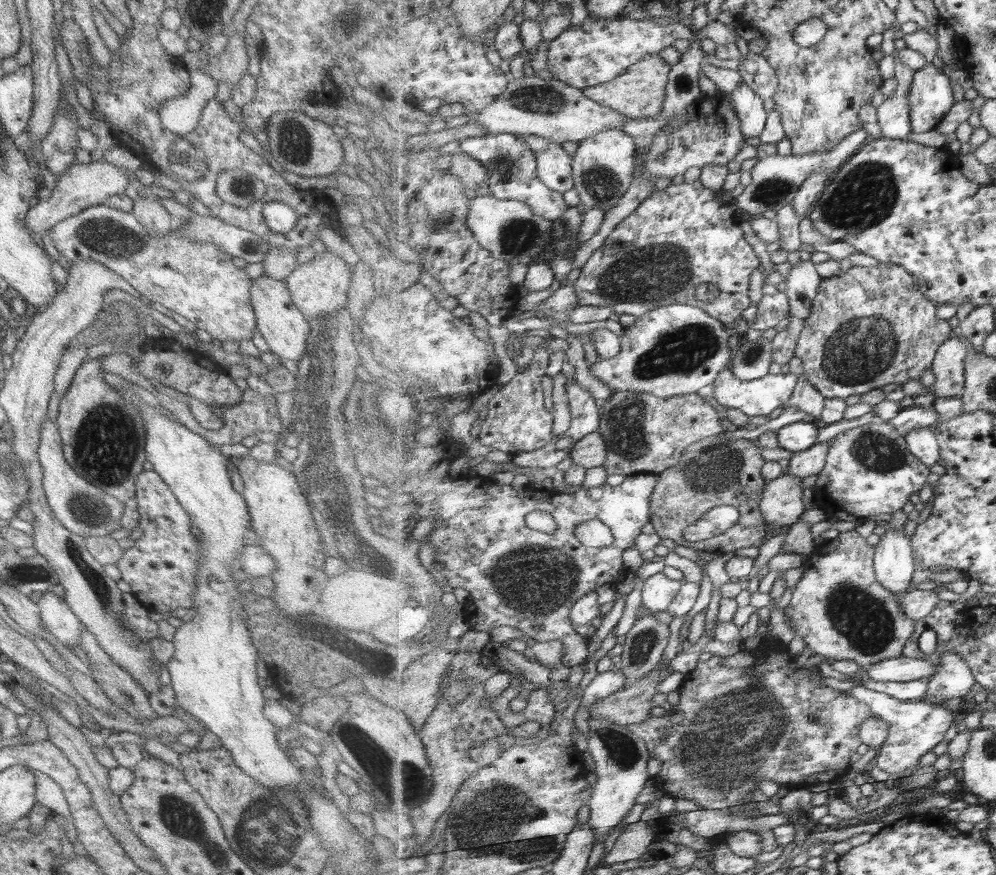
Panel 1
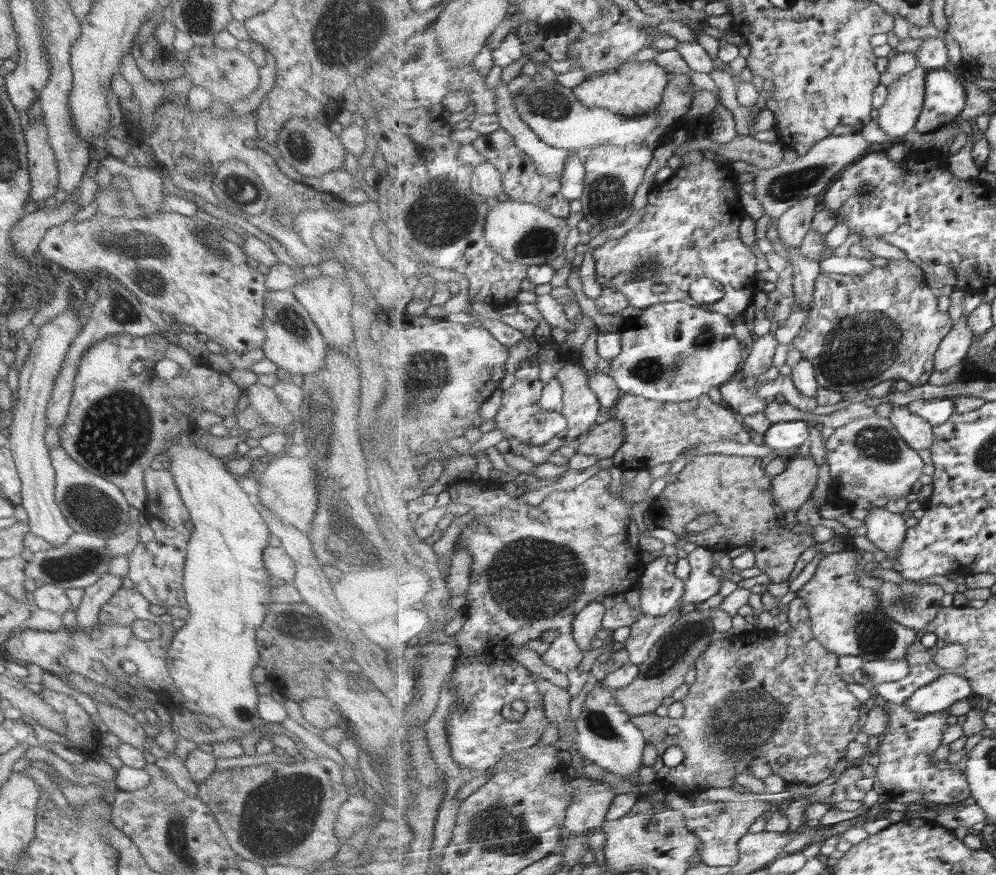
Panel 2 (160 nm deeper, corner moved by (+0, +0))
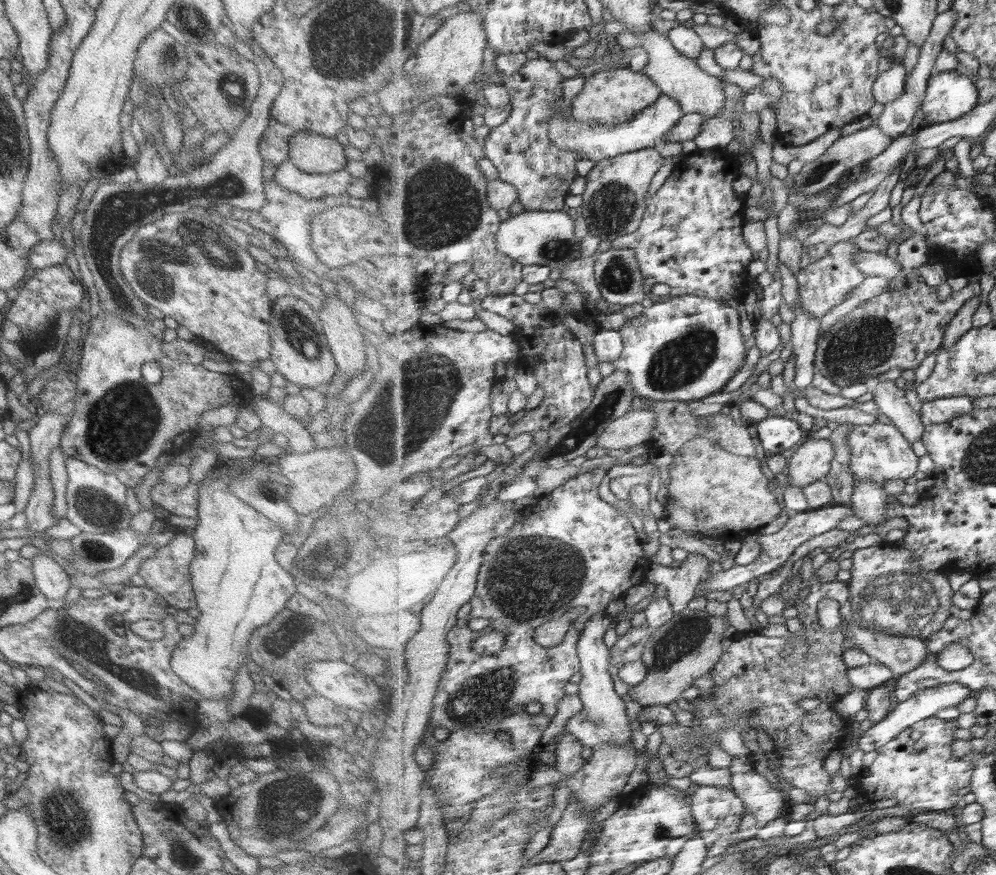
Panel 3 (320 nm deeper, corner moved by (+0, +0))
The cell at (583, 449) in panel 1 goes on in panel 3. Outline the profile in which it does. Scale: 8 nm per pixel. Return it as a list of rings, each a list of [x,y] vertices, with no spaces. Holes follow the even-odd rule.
[[[637,407],[631,413],[614,420],[599,437],[597,446],[603,446],[607,450],[629,450],[643,445],[653,435],[655,425],[657,425],[655,412]]]

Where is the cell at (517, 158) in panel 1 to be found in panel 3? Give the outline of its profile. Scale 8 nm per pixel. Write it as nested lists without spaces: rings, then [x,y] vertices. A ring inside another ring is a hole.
[[[542,57],[529,60],[519,73],[504,77],[502,83],[512,96],[511,116],[483,140],[486,158],[497,168],[499,178],[518,190],[519,201],[526,211],[561,212],[567,196],[570,196],[571,185],[578,177],[575,164],[580,159],[579,154],[555,145],[547,127],[556,113],[552,104],[563,98],[565,79],[554,62]]]

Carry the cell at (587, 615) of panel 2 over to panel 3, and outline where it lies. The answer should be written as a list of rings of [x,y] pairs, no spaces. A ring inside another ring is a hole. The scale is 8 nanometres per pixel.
[[[605,612],[597,613],[586,626],[586,630],[578,642],[578,651],[582,662],[580,670],[582,680],[578,684],[578,696],[583,702],[583,709],[571,717],[565,727],[570,730],[573,736],[577,737],[577,740],[580,740],[585,746],[589,745],[591,749],[603,743],[626,745],[631,743],[629,738],[633,734],[626,710],[629,701],[619,689],[618,681],[614,681],[611,672],[609,672],[609,666],[612,665],[610,663],[611,648],[603,642],[605,632],[614,622],[615,620],[611,618],[611,615]]]

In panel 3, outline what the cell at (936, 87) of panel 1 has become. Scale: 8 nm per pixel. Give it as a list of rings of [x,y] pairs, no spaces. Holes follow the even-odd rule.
[[[943,72],[930,78],[921,109],[929,126],[960,119],[979,102],[978,86],[967,74]]]

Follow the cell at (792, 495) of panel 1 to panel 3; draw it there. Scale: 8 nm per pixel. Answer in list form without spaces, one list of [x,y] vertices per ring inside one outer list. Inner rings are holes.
[[[831,435],[826,440],[807,440],[788,455],[790,464],[782,478],[787,488],[795,486],[803,490],[817,480],[824,480],[830,474],[835,459],[835,446]]]

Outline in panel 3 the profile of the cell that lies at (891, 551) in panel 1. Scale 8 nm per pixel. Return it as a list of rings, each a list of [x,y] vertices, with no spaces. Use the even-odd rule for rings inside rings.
[[[857,482],[854,484],[852,505],[856,510],[856,516],[865,523],[876,525],[885,522],[886,504],[889,502],[888,492],[875,482]]]

